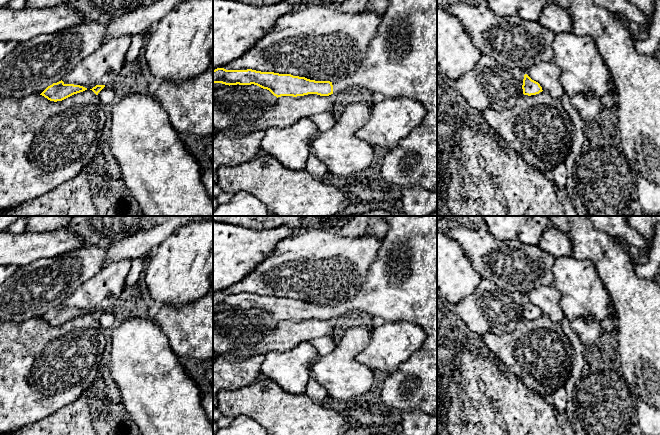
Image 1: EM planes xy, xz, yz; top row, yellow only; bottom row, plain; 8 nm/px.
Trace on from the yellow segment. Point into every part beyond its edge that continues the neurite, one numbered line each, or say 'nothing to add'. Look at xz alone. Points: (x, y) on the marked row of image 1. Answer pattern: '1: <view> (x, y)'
1: xz (401, 61)

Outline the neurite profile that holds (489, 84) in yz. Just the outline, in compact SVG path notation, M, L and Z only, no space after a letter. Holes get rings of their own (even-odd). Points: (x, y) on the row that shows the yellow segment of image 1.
M482 53L476 66L452 83L455 91L460 93L470 107L482 112L487 108L497 111L512 108L518 98L523 95L523 79L525 72L511 69L500 64L493 57Z

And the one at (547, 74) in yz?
M554 60L535 62L525 74L538 82L548 95L558 100L561 99L564 91L560 82L560 71Z

